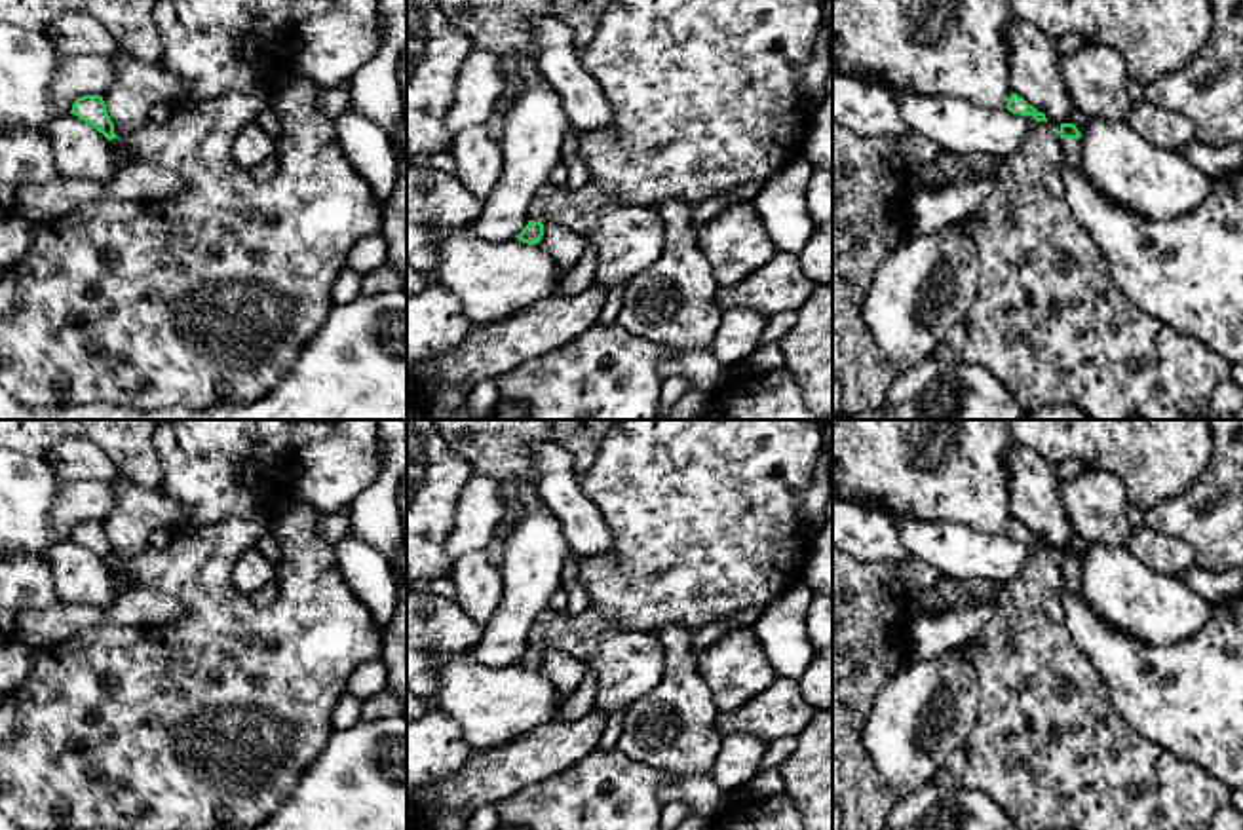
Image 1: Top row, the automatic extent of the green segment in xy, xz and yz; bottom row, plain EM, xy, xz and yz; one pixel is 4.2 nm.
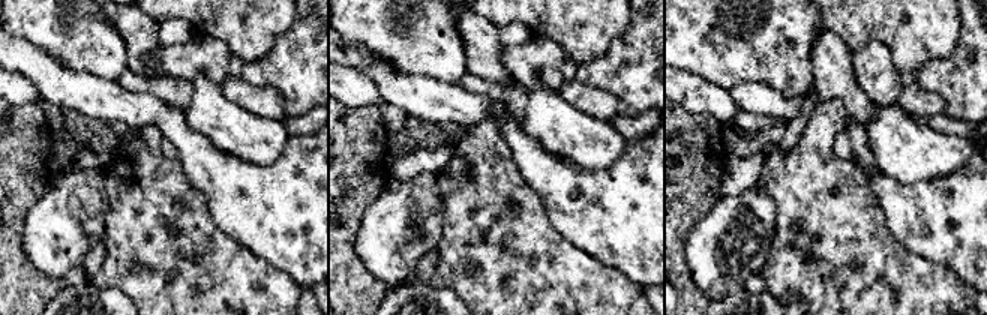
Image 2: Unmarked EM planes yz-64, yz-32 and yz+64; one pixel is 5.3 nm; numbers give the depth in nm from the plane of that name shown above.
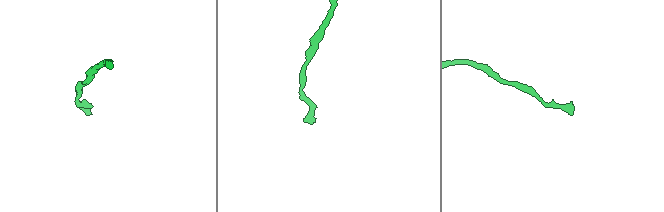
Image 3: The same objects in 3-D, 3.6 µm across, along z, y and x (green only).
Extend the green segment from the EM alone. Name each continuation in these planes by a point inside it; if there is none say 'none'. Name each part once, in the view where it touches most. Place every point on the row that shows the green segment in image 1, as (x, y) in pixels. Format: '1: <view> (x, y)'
1: yz (1070, 147)

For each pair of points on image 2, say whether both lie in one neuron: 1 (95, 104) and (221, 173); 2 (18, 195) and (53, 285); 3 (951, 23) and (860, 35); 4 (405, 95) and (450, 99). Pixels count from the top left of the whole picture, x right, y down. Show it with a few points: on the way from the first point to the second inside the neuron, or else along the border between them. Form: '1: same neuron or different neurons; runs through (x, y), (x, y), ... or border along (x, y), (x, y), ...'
1: same neuron; runs through (126, 107), (156, 111), (189, 144)
2: same neuron; runs through (15, 221), (15, 261), (27, 273)
3: same neuron; runs through (929, 23), (882, 24)
4: same neuron; runs through (416, 95), (440, 99)

